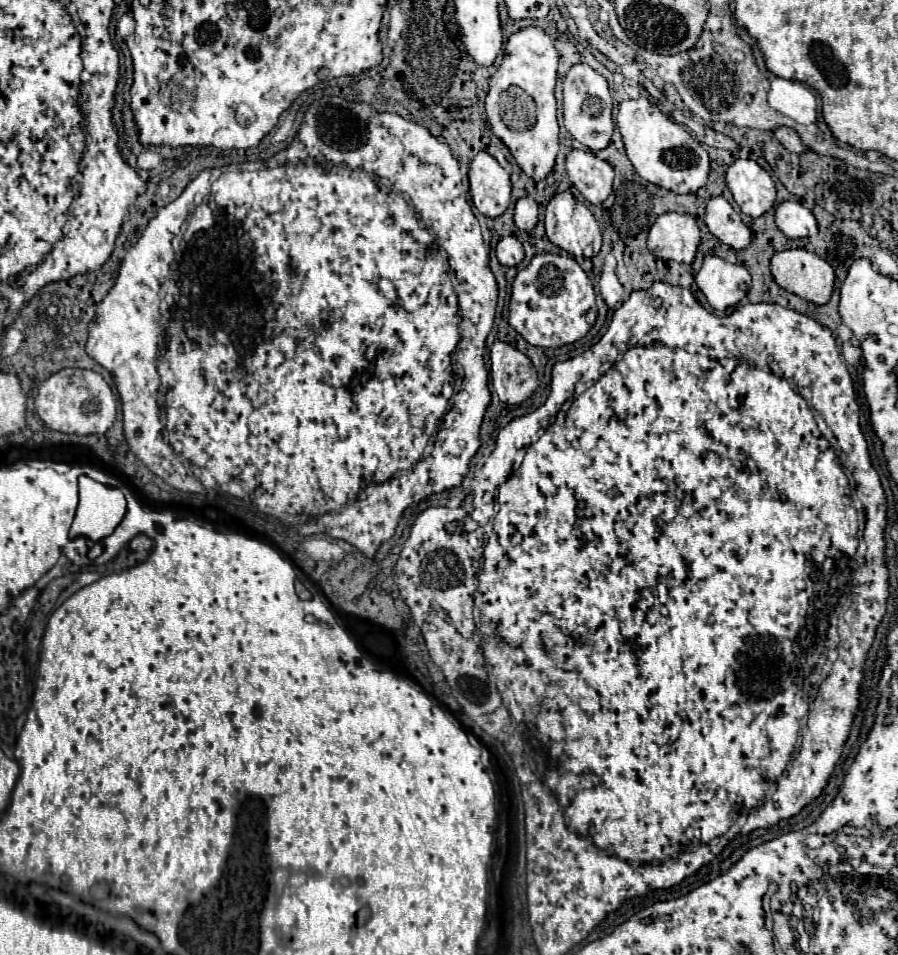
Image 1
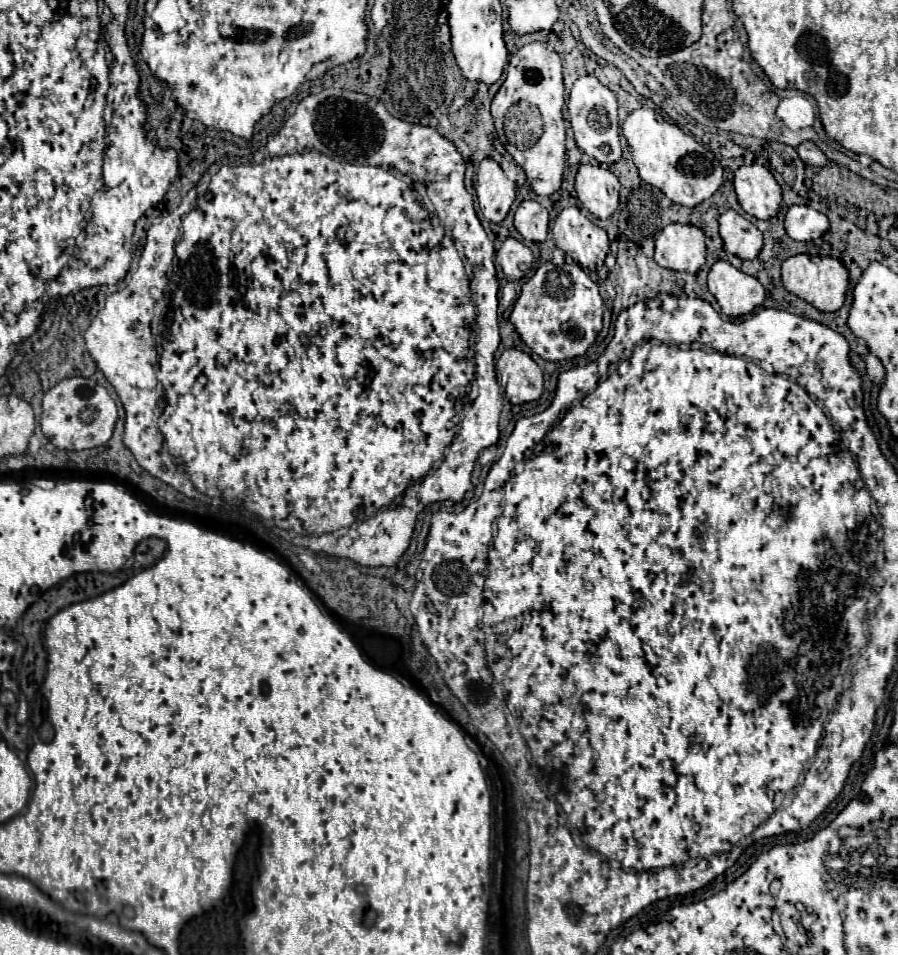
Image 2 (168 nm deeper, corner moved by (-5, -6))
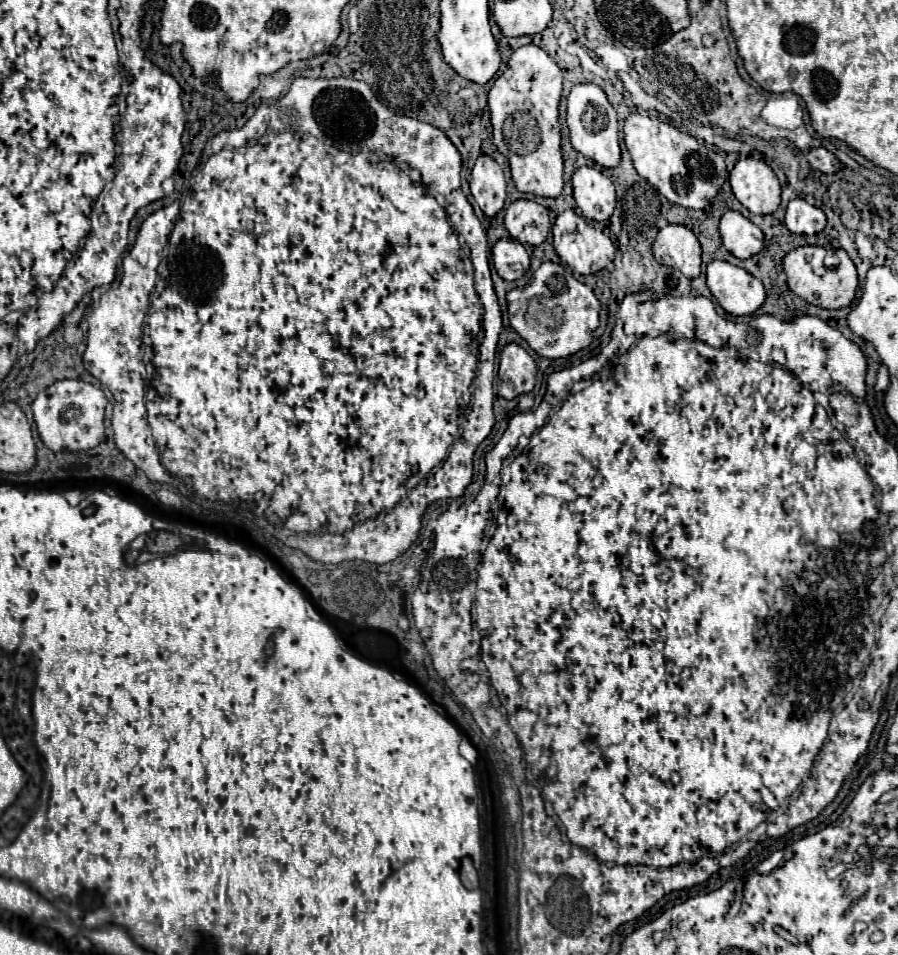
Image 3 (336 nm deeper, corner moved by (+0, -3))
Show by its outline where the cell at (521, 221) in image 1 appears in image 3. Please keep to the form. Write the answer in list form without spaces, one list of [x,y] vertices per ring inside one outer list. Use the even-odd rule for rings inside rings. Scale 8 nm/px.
[[[516,200],[506,208],[504,226],[514,240],[540,246],[550,232],[548,210],[534,200]]]

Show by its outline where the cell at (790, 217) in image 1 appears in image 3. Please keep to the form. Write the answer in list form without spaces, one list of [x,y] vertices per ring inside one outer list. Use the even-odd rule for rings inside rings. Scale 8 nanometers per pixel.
[[[802,198],[790,200],[786,208],[786,228],[792,234],[818,234],[826,226],[826,216],[820,208],[808,204]]]

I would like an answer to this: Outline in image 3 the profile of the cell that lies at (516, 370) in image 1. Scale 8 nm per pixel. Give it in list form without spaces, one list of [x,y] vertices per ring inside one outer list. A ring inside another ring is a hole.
[[[508,344],[500,352],[498,378],[498,396],[512,400],[520,394],[532,392],[536,382],[536,364],[522,346]]]

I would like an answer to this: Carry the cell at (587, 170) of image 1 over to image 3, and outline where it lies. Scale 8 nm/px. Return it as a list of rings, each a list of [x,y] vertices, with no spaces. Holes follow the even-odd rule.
[[[582,166],[572,176],[574,200],[588,220],[604,222],[612,216],[616,206],[616,186],[596,168]]]

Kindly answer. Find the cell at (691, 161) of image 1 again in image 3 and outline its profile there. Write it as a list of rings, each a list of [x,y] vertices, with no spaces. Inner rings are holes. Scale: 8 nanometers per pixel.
[[[634,112],[628,116],[624,124],[624,144],[632,156],[636,172],[672,204],[684,208],[706,208],[728,178],[724,158],[718,152],[708,150],[696,138],[652,118],[650,114]]]

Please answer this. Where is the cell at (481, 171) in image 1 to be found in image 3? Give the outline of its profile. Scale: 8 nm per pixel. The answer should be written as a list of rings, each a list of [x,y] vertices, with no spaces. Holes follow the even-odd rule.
[[[478,156],[470,174],[470,192],[486,216],[494,216],[506,202],[506,180],[502,168],[490,156]]]

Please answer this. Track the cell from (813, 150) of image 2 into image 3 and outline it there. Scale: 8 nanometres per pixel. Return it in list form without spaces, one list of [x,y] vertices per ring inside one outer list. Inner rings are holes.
[[[822,146],[820,148],[812,148],[810,152],[806,152],[806,158],[816,170],[820,170],[824,174],[836,174],[842,168],[838,158],[832,152],[828,152],[826,148],[822,148]]]

